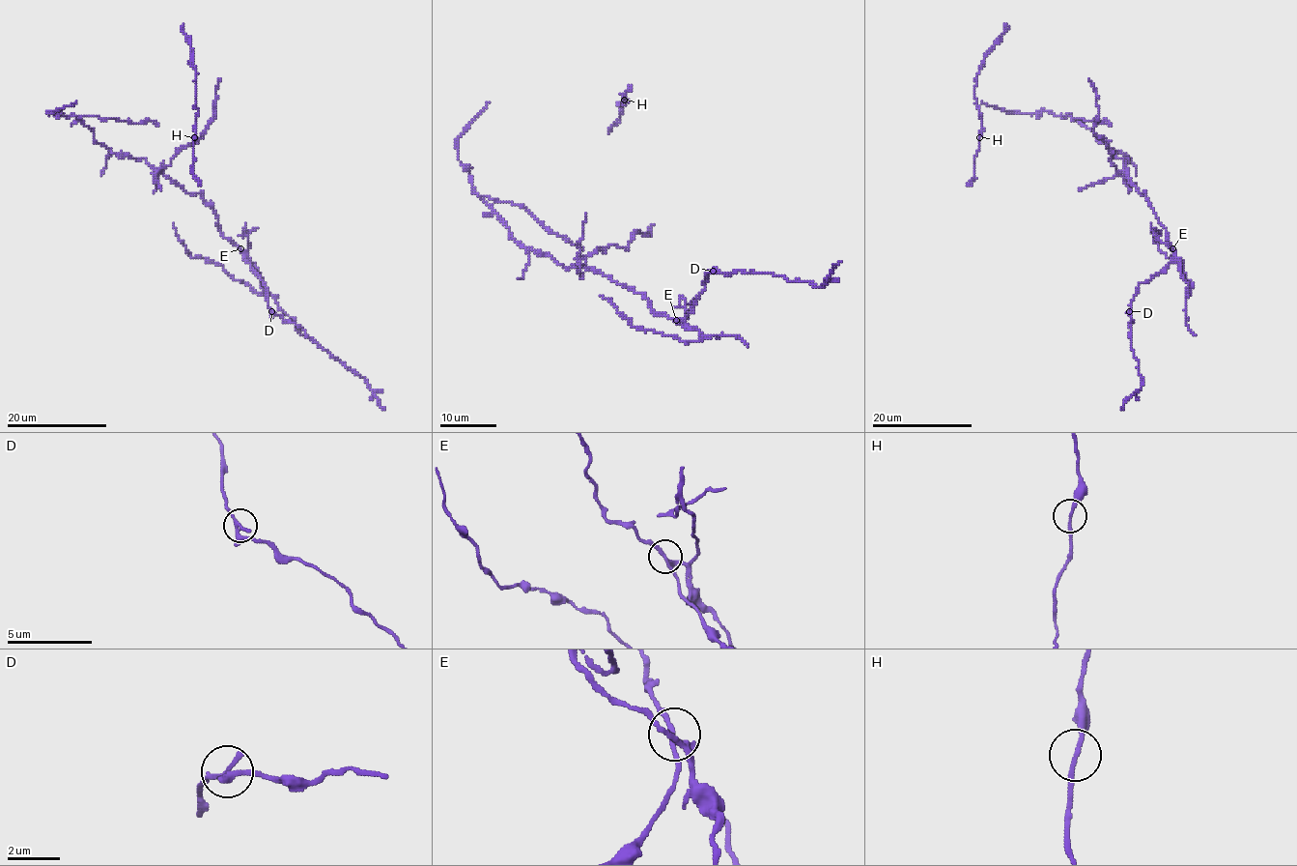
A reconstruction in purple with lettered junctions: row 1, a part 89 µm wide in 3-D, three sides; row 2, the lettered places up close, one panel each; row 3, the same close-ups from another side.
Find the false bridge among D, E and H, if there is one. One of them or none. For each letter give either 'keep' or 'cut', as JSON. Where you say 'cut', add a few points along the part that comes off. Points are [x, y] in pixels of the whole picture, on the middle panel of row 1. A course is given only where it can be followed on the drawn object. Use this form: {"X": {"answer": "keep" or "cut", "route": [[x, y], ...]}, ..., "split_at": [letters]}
{"D": {"answer": "keep"}, "E": {"answer": "cut", "route": [[676, 321], [656, 315], [637, 292], [599, 273], [568, 270], [514, 240], [481, 198], [523, 207], [583, 251]]}, "H": {"answer": "keep"}, "split_at": ["E"]}

